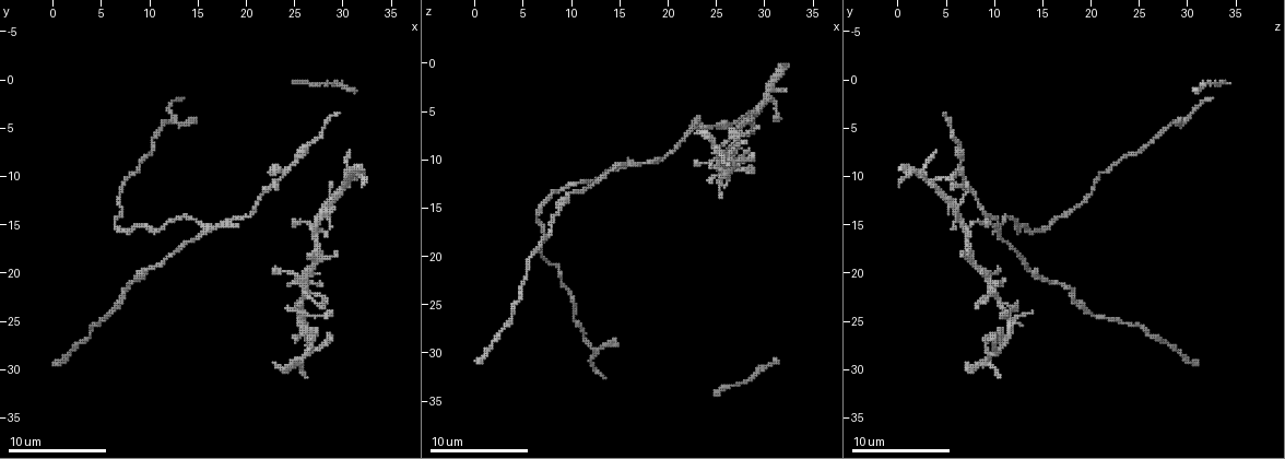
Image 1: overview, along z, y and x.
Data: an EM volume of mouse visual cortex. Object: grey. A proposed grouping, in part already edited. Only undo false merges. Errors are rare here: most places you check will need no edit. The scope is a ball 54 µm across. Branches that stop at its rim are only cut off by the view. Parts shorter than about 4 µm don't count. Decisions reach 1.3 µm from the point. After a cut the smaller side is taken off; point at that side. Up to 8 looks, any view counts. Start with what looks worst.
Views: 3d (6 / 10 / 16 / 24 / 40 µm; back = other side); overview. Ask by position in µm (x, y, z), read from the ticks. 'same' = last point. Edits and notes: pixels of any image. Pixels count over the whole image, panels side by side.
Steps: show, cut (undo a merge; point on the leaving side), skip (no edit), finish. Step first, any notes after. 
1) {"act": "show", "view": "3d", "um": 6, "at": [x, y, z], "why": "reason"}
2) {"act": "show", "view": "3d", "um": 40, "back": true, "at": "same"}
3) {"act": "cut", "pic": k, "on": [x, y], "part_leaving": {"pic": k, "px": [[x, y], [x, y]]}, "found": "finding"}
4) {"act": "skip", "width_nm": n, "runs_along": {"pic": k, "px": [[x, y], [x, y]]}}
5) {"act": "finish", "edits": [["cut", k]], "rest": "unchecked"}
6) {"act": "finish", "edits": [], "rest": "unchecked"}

{"act": "show", "view": "3d", "um": 16, "at": [16.2, 15.4, 10.2], "why": "side arm on a straight run"}

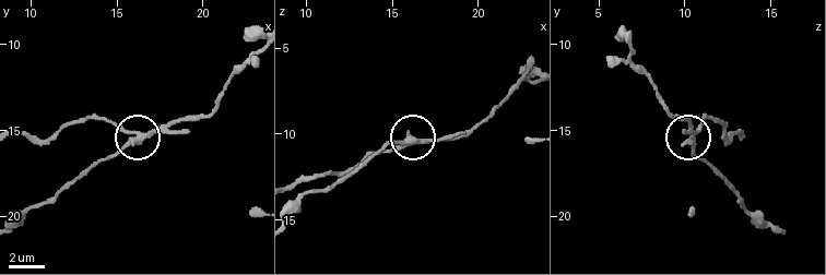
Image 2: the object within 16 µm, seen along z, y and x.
{"act": "cut", "pic": 2, "on": [177, 133], "side_arm_um": 33, "part_leaving": {"pic": 2, "px": [[148, 134], [87, 117], [44, 139], [18, 134]]}, "found": "a second cell is stuck on"}

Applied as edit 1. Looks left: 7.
{"act": "show", "view": "3d", "um": 10, "at": [23.6, 10.4, 6.8], "why": "thin neck"}

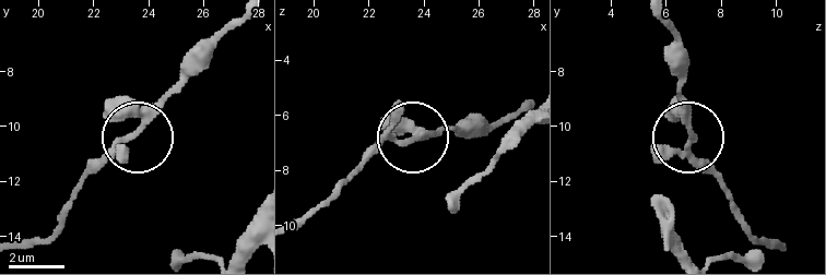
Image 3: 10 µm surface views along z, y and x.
{"act": "show", "view": "3d", "um": 6, "at": [23.4, 10.3, 6.9]}

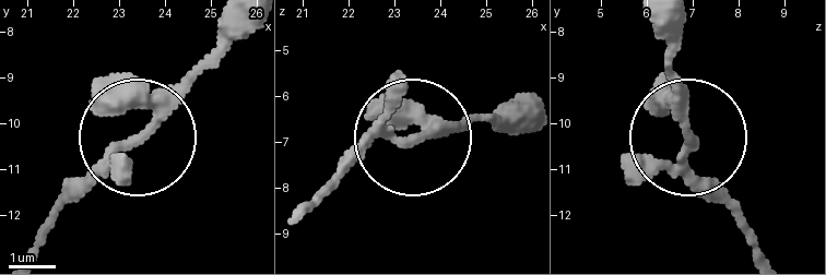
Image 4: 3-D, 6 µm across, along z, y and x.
{"act": "skip", "arms": 3, "runs_along": {"pic": 4, "px": [[757, 246], [686, 164], [671, 26]]}, "found": "one cell here"}

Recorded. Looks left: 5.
{"act": "show", "view": "3d", "um": 6, "at": [25.4, 20.8, 9.4], "why": "thin arm on a thick one"}

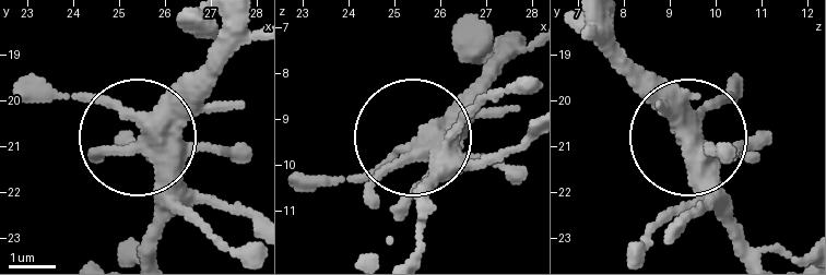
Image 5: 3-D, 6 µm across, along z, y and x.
{"act": "skip", "found": "continuous, no second cell"}

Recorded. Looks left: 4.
{"act": "show", "view": "3d", "um": 16, "at": [26.6, 15.2, 7.4], "why": "thin arm on a thick one"}

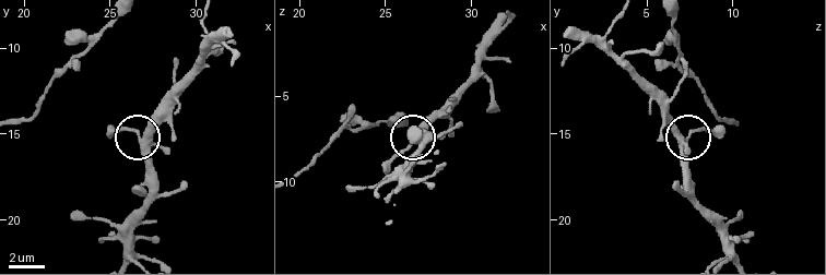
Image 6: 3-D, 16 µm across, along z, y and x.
{"act": "skip", "width_nm": 280, "found": "all the same cell"}

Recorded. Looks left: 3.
{"act": "finish", "edits": [["cut", 2]], "rest": "unchecked"}

